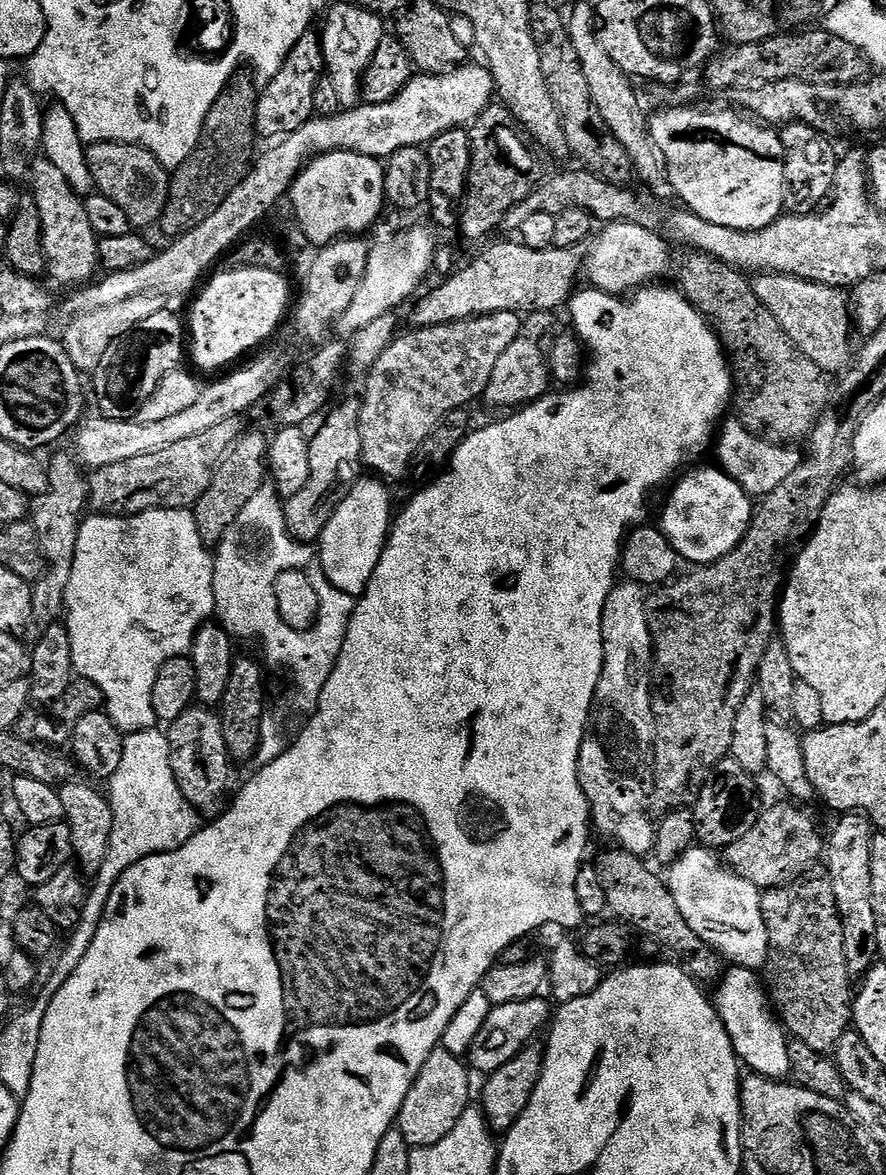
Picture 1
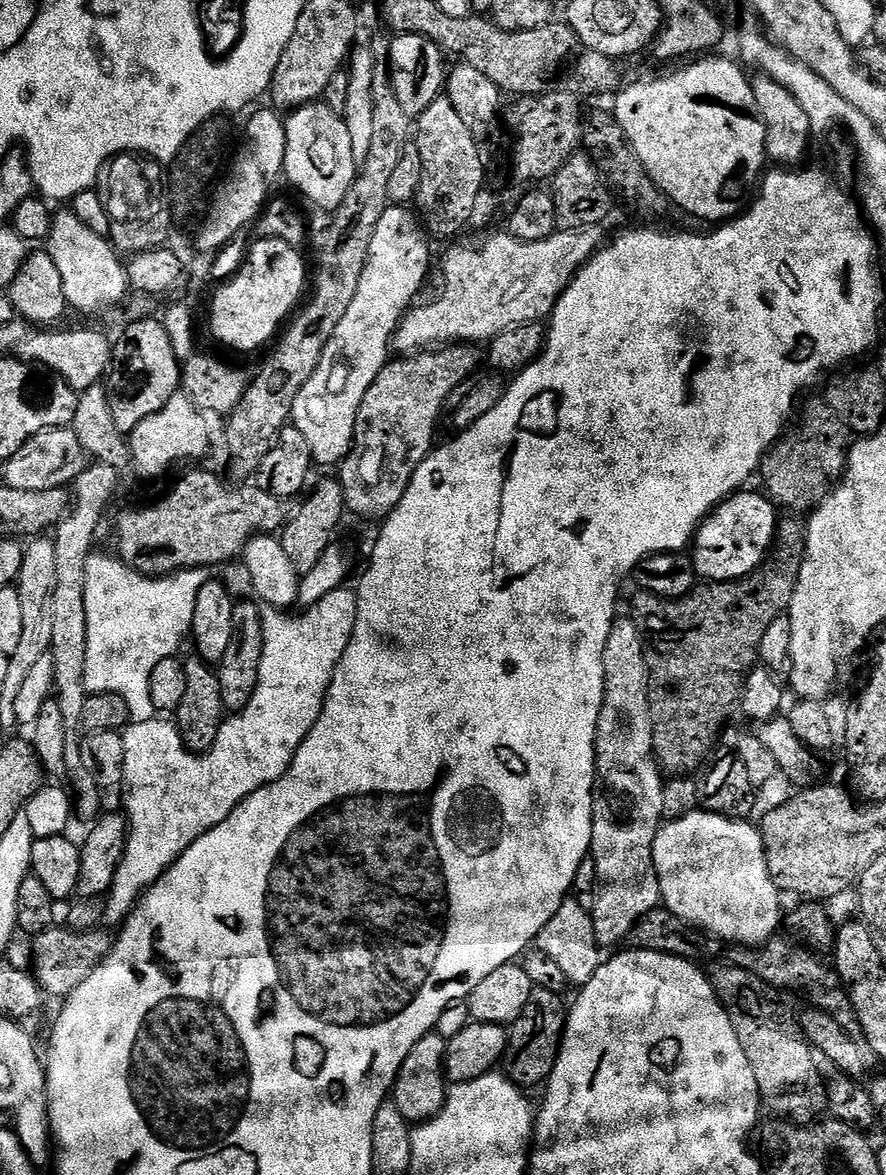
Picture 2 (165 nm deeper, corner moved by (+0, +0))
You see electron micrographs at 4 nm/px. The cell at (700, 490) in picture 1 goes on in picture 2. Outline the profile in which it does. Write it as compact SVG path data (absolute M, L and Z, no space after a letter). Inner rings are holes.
M741 490L729 497L698 527L692 557L699 579L709 583L740 580L765 563L775 543L778 508L767 495L748 491Z

